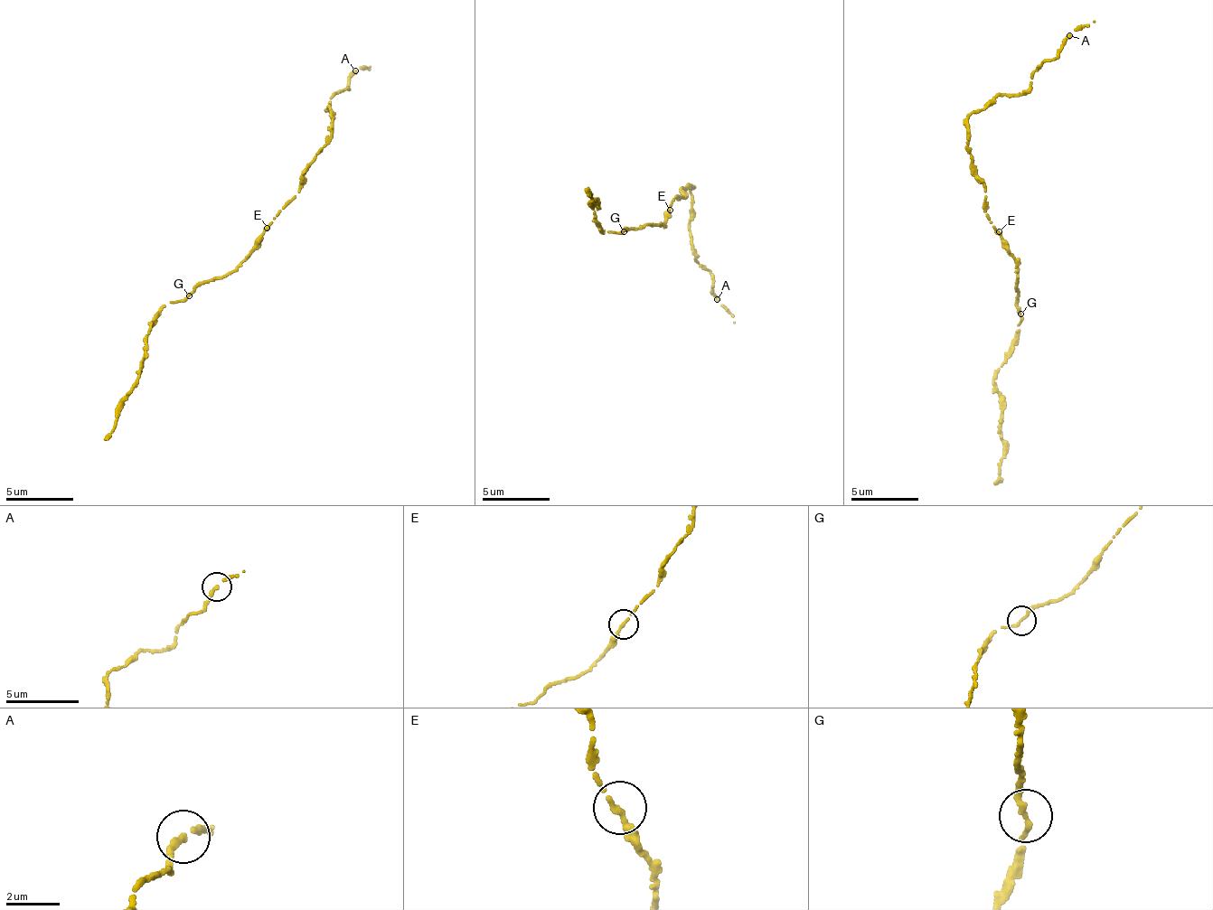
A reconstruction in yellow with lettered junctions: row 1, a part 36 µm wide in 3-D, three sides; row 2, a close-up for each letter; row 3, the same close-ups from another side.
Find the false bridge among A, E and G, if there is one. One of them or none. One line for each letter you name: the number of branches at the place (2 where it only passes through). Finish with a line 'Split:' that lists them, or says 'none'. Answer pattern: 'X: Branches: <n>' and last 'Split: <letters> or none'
Split: none

